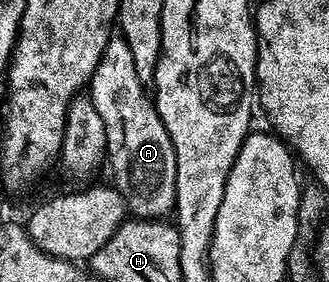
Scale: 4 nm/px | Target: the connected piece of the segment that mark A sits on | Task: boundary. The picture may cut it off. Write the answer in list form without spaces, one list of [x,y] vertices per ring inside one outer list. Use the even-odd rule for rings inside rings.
[[[111,38],[106,43],[104,54],[96,66],[88,85],[88,95],[104,118],[106,131],[106,154],[108,168],[114,175],[113,187],[124,198],[127,213],[139,220],[161,220],[169,217],[174,211],[176,202],[176,150],[172,146],[172,138],[154,108],[148,95],[147,85],[136,72],[136,62],[132,62],[132,50],[128,50],[128,42],[121,38]]]

